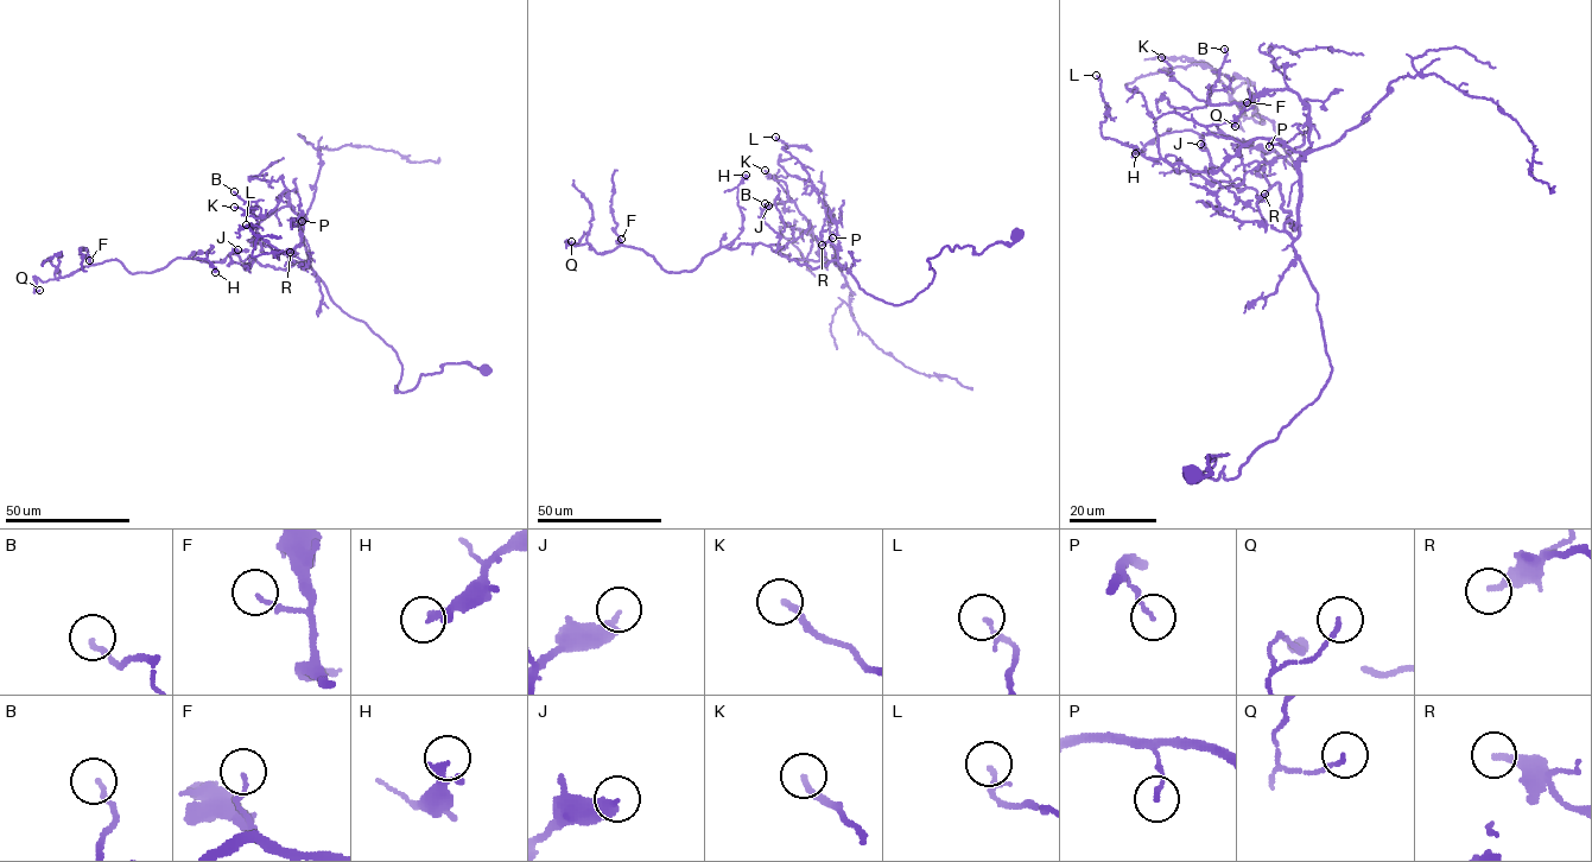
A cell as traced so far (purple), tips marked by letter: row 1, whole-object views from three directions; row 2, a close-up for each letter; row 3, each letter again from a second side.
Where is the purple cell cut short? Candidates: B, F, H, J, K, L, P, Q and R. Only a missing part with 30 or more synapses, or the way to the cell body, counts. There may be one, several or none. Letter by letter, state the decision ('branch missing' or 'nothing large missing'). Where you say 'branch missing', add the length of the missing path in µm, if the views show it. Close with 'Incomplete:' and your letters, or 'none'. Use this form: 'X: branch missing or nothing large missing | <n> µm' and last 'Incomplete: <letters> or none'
B: nothing large missing
F: nothing large missing
H: nothing large missing
J: nothing large missing
K: nothing large missing
L: nothing large missing
P: nothing large missing
Q: nothing large missing
R: nothing large missing
Incomplete: none

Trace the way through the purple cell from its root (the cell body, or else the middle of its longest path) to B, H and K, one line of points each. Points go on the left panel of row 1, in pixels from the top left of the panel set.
B: (484, 371), (445, 363), (395, 392), (397, 354), (331, 300), (309, 264), (287, 190), (264, 217), (234, 191)
H: (484, 371), (445, 363), (397, 392), (395, 353), (305, 264), (194, 255), (211, 247), (215, 272)
K: (484, 371), (445, 363), (397, 392), (397, 354), (331, 300), (309, 264), (287, 190), (266, 216), (234, 207)

